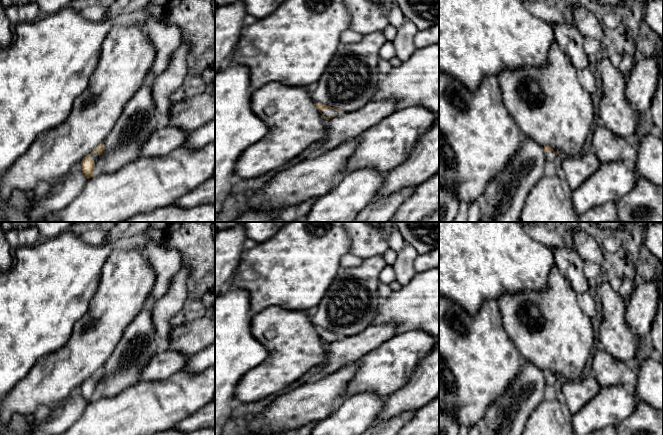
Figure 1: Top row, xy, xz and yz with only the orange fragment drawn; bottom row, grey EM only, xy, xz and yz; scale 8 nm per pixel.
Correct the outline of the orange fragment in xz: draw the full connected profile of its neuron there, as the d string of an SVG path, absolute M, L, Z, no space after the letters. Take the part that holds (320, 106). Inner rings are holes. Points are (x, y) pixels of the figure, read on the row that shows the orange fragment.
M316 103L316 107L326 120L330 120L333 117L336 117L341 114L339 110L336 110L322 103Z

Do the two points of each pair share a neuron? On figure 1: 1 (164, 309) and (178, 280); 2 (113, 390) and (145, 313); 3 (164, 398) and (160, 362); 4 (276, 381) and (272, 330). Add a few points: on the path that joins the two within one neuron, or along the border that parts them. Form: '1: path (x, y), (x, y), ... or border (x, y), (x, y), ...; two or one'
1: path (171, 302), (177, 294), (178, 287); one
2: path (118, 371), (119, 355), (135, 332); one
3: border (181, 370), (160, 380), (140, 381); two
4: path (276, 368), (276, 343); one

